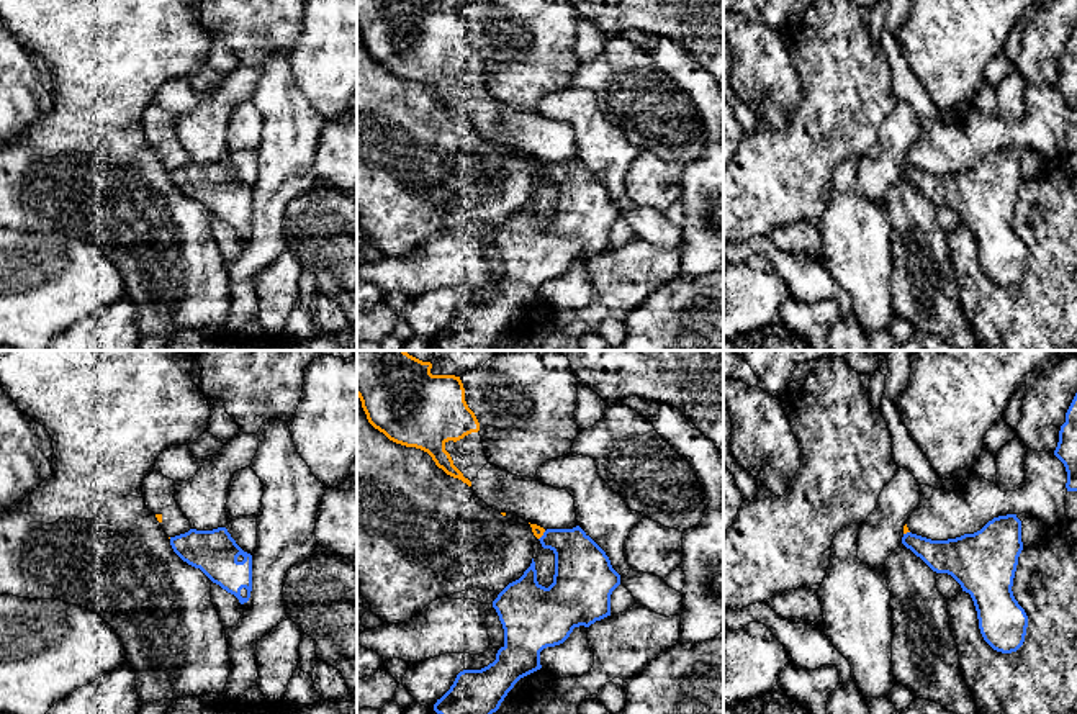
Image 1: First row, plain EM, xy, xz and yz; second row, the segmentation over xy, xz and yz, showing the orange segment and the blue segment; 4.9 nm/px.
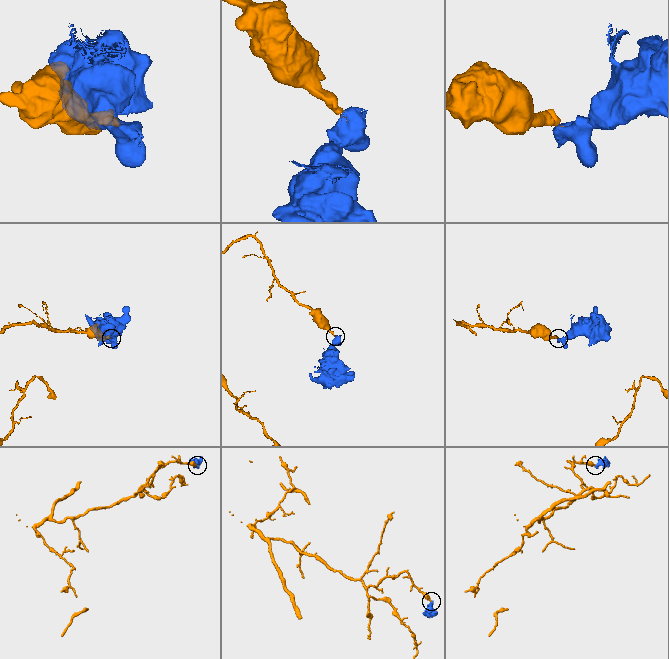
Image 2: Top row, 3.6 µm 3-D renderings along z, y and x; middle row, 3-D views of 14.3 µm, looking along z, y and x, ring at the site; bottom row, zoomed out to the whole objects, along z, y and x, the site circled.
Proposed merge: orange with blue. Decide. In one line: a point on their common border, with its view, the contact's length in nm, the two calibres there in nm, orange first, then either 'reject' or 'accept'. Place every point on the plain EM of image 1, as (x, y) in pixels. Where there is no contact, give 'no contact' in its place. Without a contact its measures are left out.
xz (542, 167) | 60 nm | 50/280 nm | reject

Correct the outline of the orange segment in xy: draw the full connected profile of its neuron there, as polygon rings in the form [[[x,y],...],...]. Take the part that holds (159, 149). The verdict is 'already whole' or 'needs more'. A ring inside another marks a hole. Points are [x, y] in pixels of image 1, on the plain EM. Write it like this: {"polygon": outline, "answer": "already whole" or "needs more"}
{"polygon": [[[151,103],[142,115],[142,131],[169,170],[192,162],[190,154],[175,134],[175,115],[157,103]]], "answer": "needs more"}

